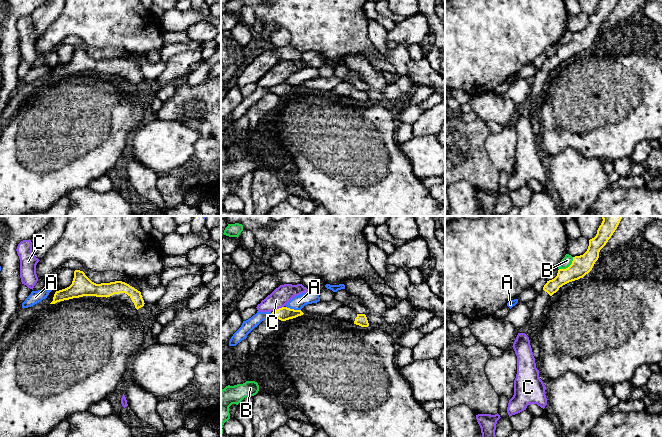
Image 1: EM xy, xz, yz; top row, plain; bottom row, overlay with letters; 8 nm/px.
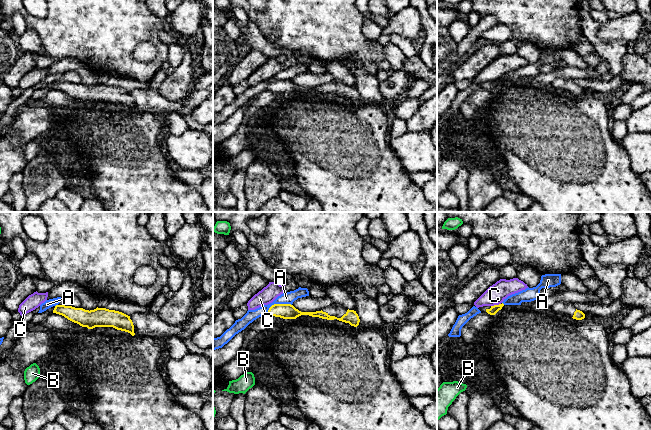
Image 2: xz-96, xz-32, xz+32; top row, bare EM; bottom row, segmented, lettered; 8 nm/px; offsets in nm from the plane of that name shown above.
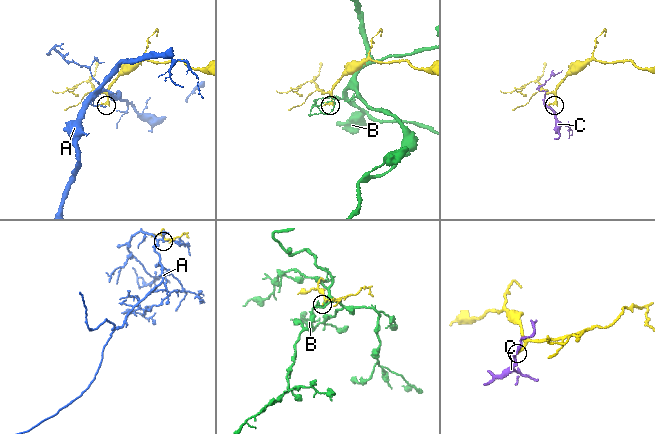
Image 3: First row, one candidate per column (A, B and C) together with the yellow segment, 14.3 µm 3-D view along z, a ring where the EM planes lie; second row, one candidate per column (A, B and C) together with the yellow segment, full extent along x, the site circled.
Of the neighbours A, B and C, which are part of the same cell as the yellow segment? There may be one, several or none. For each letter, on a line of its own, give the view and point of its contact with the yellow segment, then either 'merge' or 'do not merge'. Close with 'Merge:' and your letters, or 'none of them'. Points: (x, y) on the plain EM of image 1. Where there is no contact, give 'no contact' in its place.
A: contact xz (293, 85); do not merge
B: contact yz (569, 42); do not merge
C: contact xz (279, 84); do not merge
Merge: none of them

